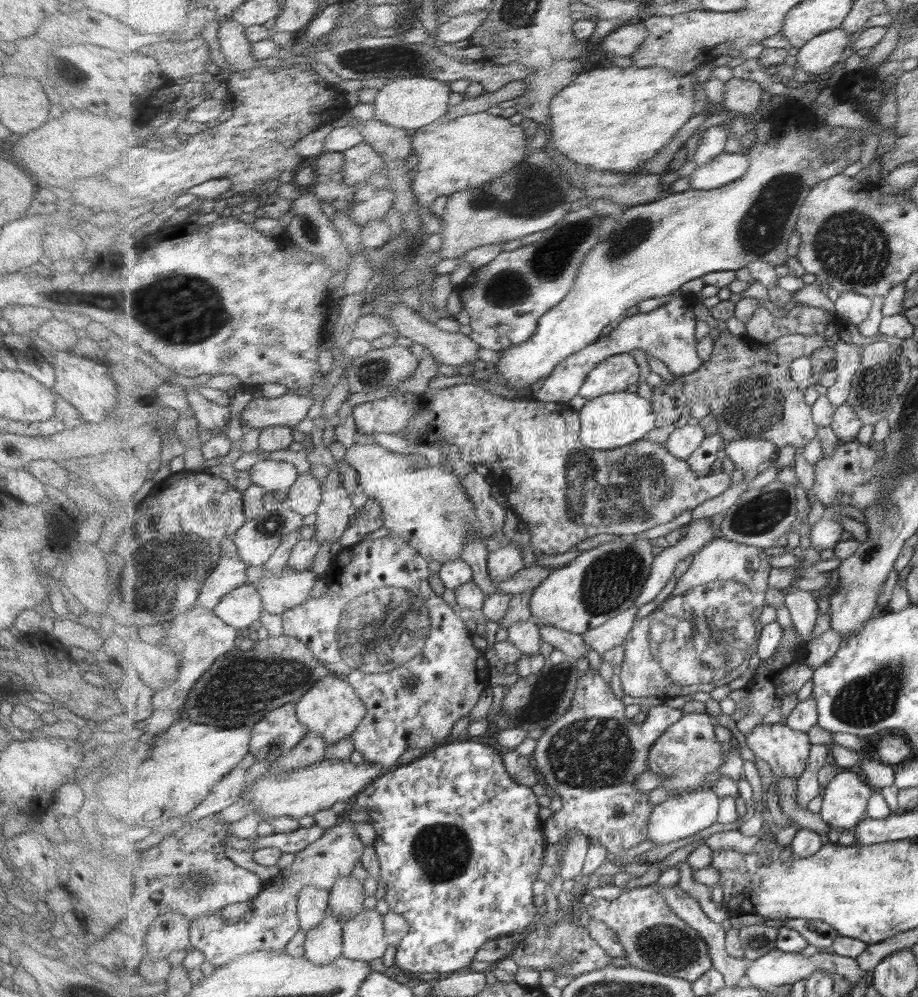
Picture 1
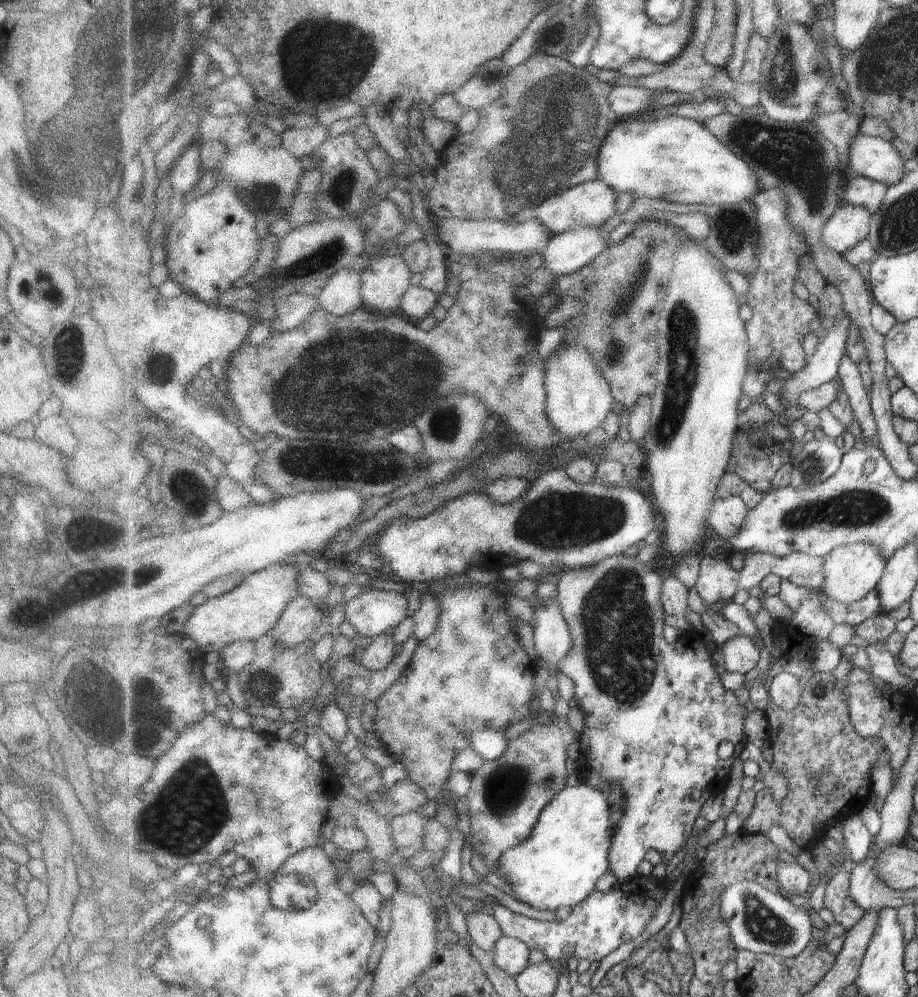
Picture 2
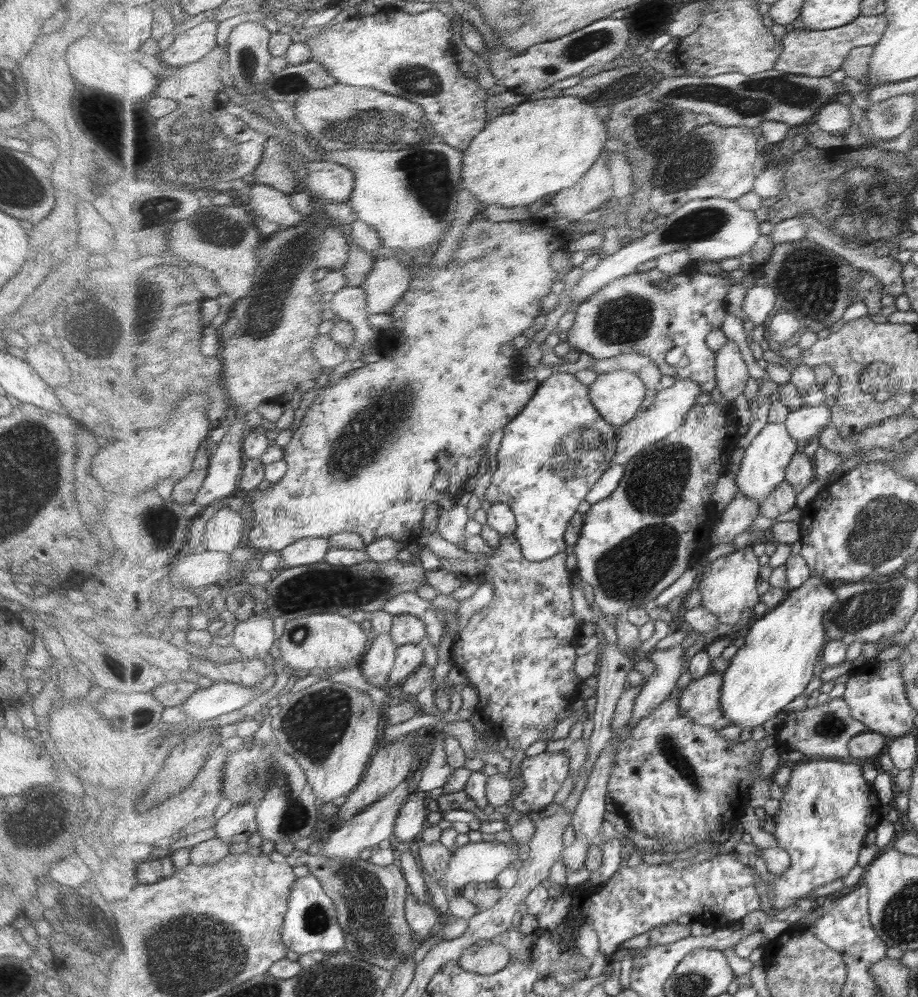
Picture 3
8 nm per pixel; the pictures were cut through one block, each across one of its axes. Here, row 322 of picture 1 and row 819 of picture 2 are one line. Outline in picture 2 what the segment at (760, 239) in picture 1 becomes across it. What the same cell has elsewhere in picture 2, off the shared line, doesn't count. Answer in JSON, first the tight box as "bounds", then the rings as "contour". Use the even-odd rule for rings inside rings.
{"bounds":[498,782,617,913],"contour":[[[583,782],[566,786],[541,813],[536,827],[532,830],[532,835],[504,854],[500,864],[502,870],[498,874],[504,877],[512,894],[523,907],[528,908],[528,911],[542,910],[548,913],[551,910],[559,910],[563,906],[575,908],[596,890],[599,878],[609,872],[610,848],[617,823],[611,822],[609,801],[606,797],[606,791],[590,787]]]}

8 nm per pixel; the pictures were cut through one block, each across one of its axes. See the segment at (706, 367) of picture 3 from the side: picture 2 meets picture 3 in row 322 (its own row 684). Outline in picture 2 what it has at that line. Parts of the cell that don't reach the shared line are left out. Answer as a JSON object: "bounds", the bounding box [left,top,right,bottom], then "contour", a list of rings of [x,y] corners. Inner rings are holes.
{"bounds":[556,554,748,882],"contour":[[[624,554],[615,556],[609,560],[602,569],[596,566],[581,567],[577,569],[565,570],[565,574],[560,578],[557,583],[556,596],[560,600],[564,617],[569,623],[572,635],[574,636],[574,645],[572,651],[567,654],[557,665],[557,668],[569,677],[574,683],[574,697],[577,704],[585,713],[585,721],[582,734],[584,735],[583,744],[585,748],[581,757],[583,765],[581,766],[580,776],[581,782],[589,785],[590,787],[599,786],[606,782],[609,786],[605,790],[613,788],[616,784],[622,792],[625,799],[625,804],[622,811],[622,816],[616,824],[615,835],[612,836],[612,847],[610,848],[610,870],[617,876],[618,881],[629,882],[631,879],[639,876],[639,864],[645,860],[645,854],[655,849],[661,854],[661,861],[665,864],[671,862],[675,858],[675,854],[687,844],[687,840],[693,834],[693,826],[695,820],[701,814],[703,804],[721,794],[729,784],[729,768],[733,766],[734,756],[728,759],[723,759],[719,756],[719,746],[721,742],[732,742],[737,748],[740,748],[747,742],[747,736],[744,729],[744,722],[748,716],[747,708],[737,698],[734,691],[729,691],[721,678],[719,673],[715,672],[713,660],[711,660],[711,651],[705,646],[703,638],[697,638],[699,642],[699,652],[695,652],[693,646],[671,646],[671,637],[667,635],[667,626],[663,622],[663,618],[667,616],[664,604],[662,603],[662,588],[666,574],[662,572],[661,568],[650,568],[649,565],[643,565],[637,562],[634,557],[627,557]]]}

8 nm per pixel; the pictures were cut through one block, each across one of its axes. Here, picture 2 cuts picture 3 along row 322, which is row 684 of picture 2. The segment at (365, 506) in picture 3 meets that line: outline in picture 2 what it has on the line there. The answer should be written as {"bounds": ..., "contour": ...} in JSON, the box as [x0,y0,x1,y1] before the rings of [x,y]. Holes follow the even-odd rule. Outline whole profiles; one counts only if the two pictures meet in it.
{"bounds":[375,584,538,798],"contour":[[[463,584],[462,586],[448,586],[441,589],[437,594],[440,598],[440,607],[443,607],[441,613],[439,628],[432,634],[431,637],[420,641],[415,653],[412,655],[409,666],[400,674],[400,677],[376,700],[377,716],[375,716],[375,732],[383,741],[387,750],[391,750],[393,756],[403,763],[410,772],[411,780],[416,782],[432,796],[440,798],[441,792],[447,789],[447,780],[449,780],[450,772],[452,771],[453,763],[456,762],[457,756],[465,749],[470,748],[469,736],[473,732],[477,732],[477,728],[498,729],[513,728],[513,724],[521,724],[521,720],[525,720],[525,716],[529,712],[533,712],[533,693],[535,690],[535,673],[538,671],[534,660],[529,658],[529,654],[523,650],[523,646],[519,643],[519,638],[513,632],[511,624],[515,620],[508,615],[508,605],[506,597],[501,596],[495,591],[495,587],[480,586],[479,584]]]}

